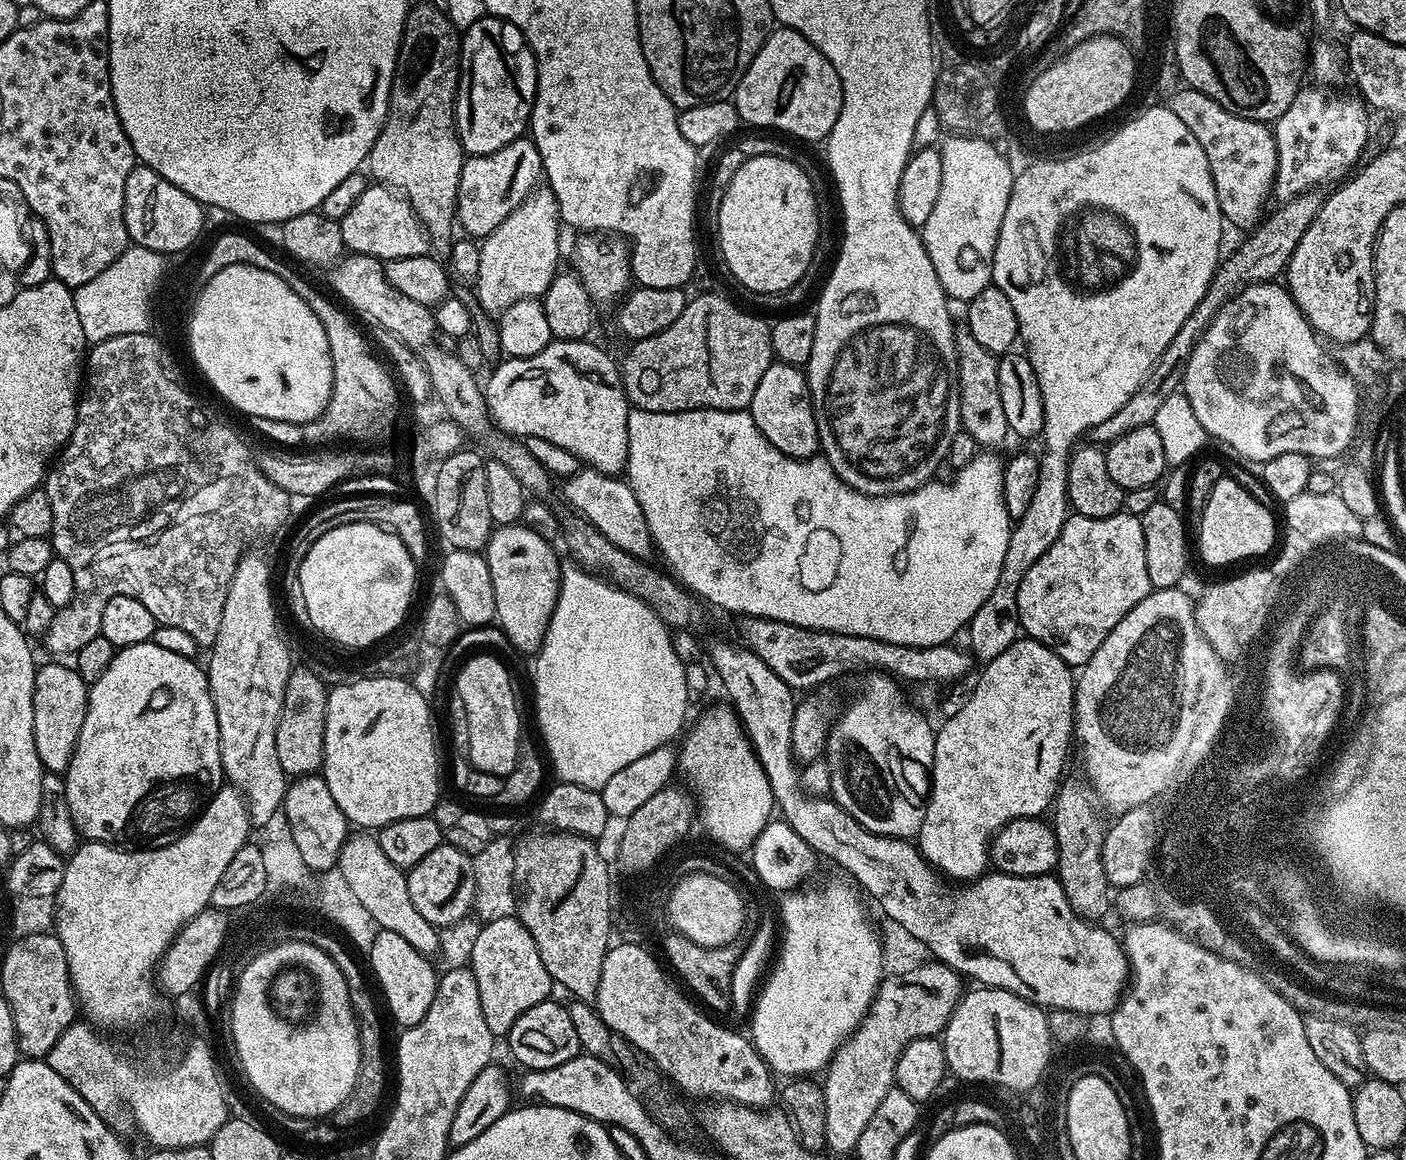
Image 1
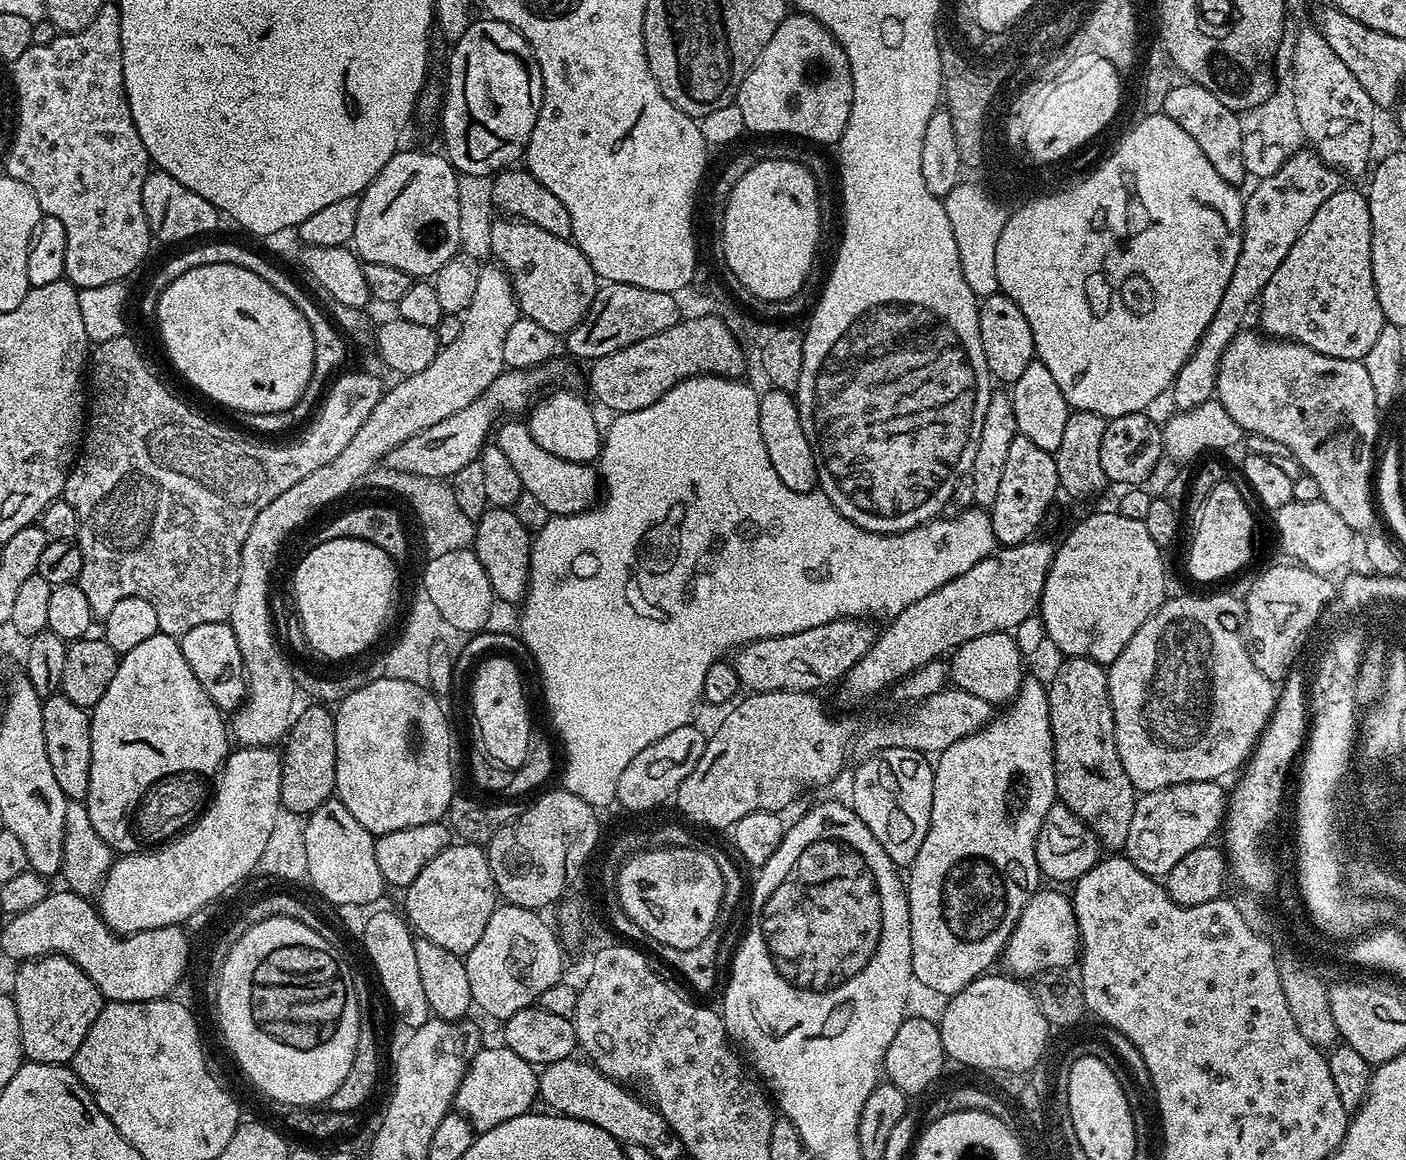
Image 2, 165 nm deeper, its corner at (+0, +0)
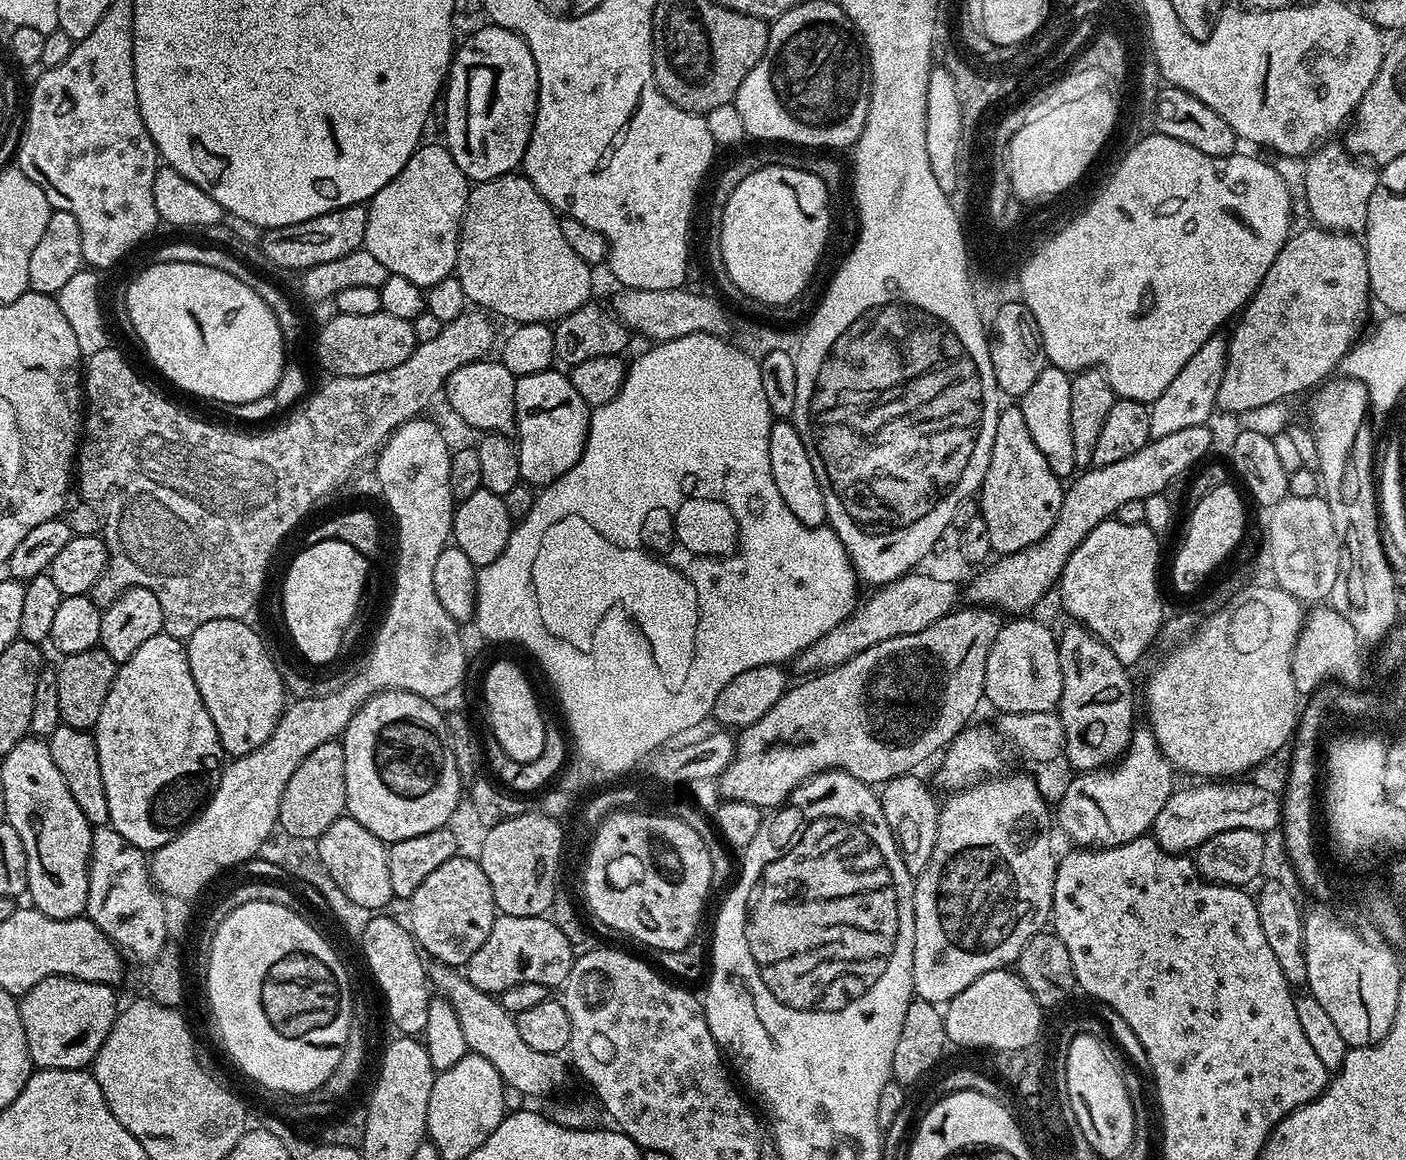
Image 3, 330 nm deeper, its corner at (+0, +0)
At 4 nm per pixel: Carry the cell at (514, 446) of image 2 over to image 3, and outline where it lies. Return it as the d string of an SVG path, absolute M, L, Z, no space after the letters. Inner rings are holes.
M476 361L454 370L447 378L444 399L446 398L447 407L452 408L470 426L474 426L486 434L489 432L508 434L515 429L514 390L517 377L510 374L510 370L500 361L490 361Z

